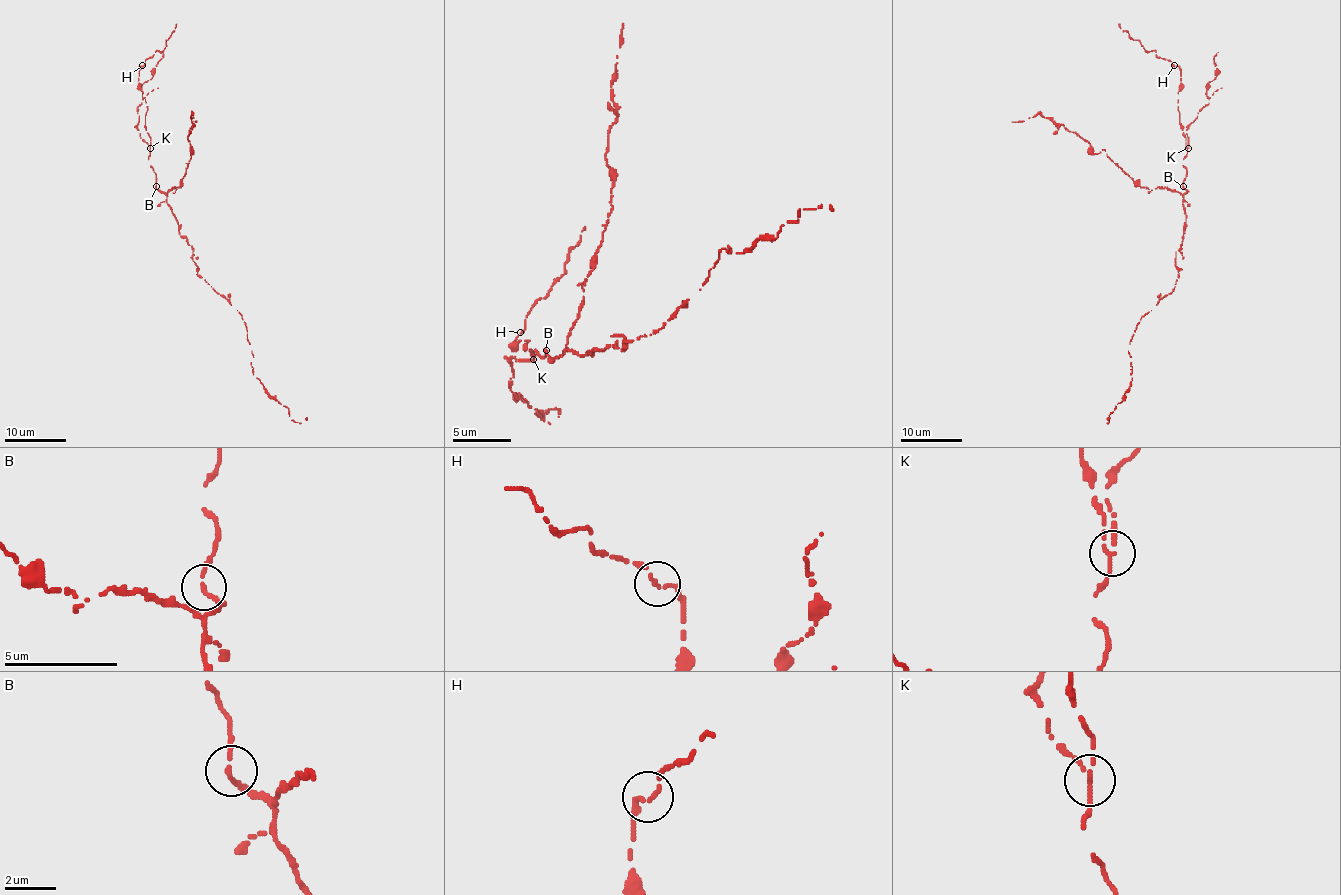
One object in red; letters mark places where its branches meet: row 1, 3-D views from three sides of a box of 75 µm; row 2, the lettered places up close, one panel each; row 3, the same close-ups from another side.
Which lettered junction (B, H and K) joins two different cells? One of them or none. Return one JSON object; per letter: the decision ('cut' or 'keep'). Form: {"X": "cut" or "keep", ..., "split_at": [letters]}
{"B": "keep", "H": "keep", "K": "cut", "split_at": ["K"]}

